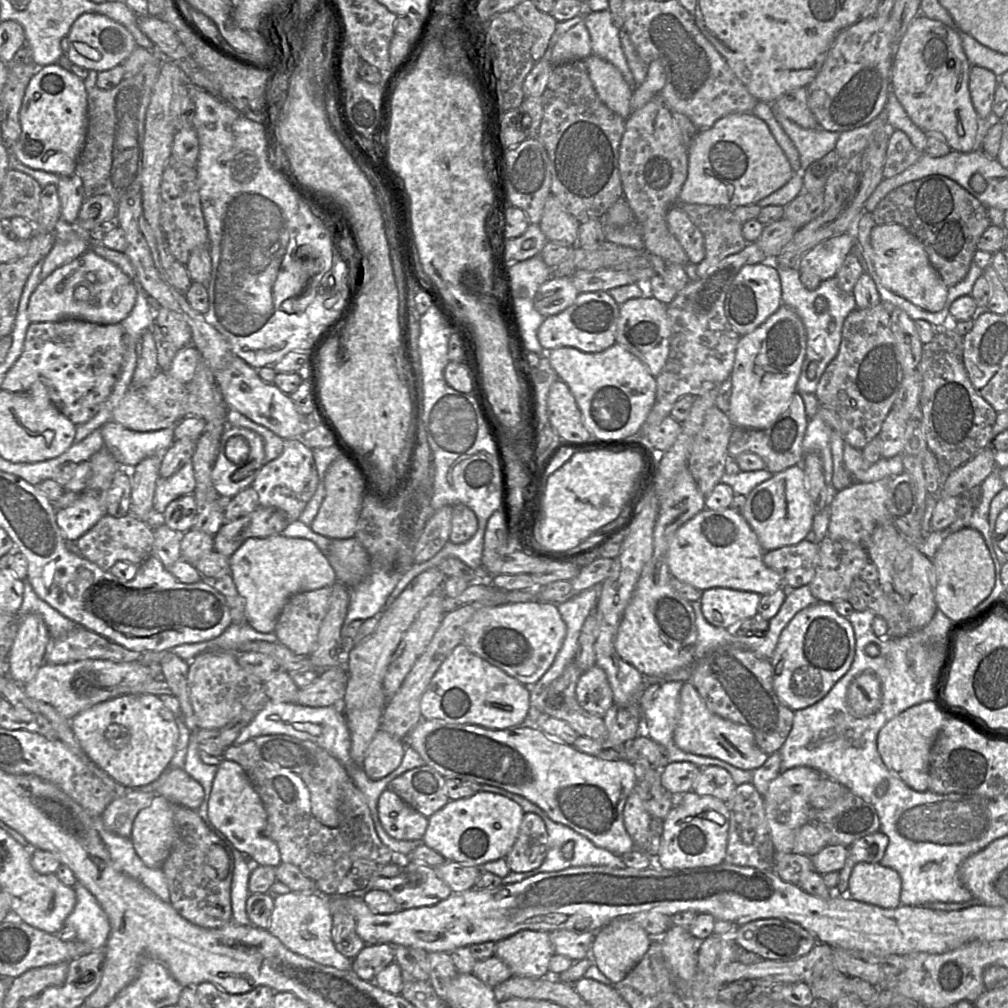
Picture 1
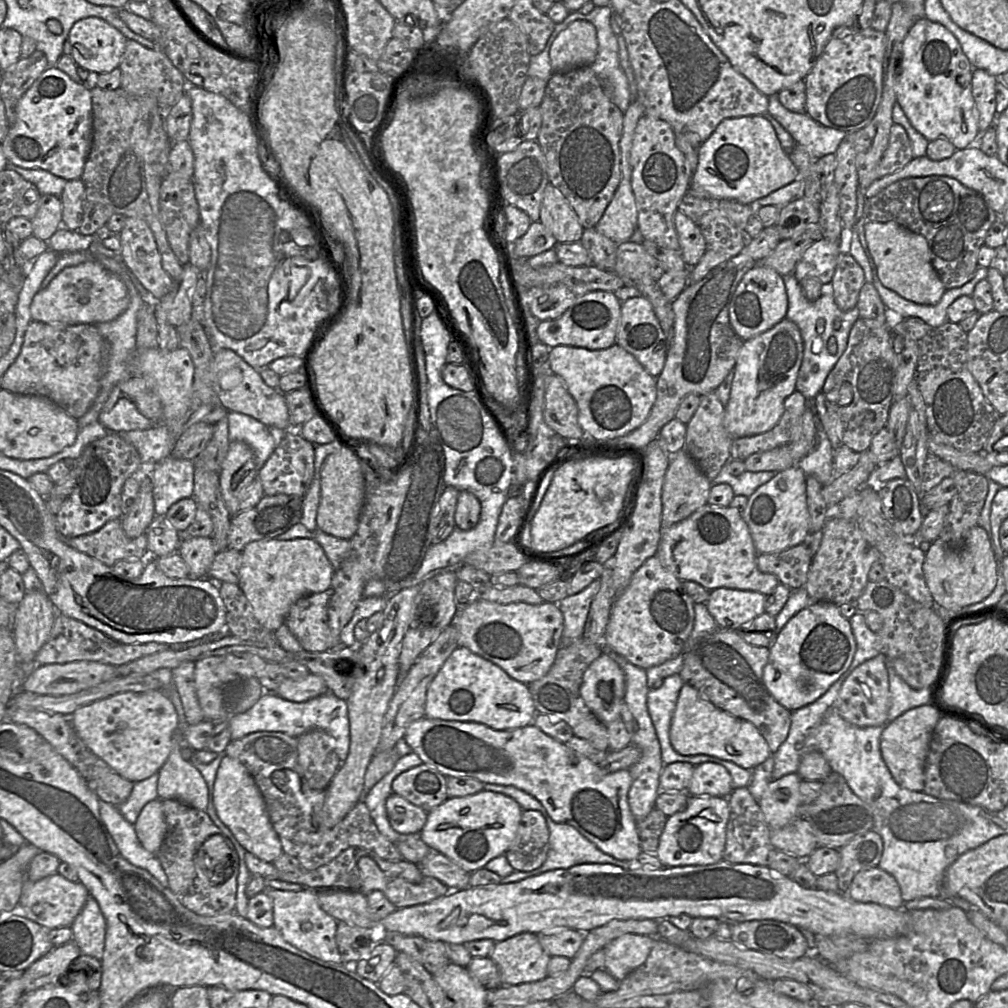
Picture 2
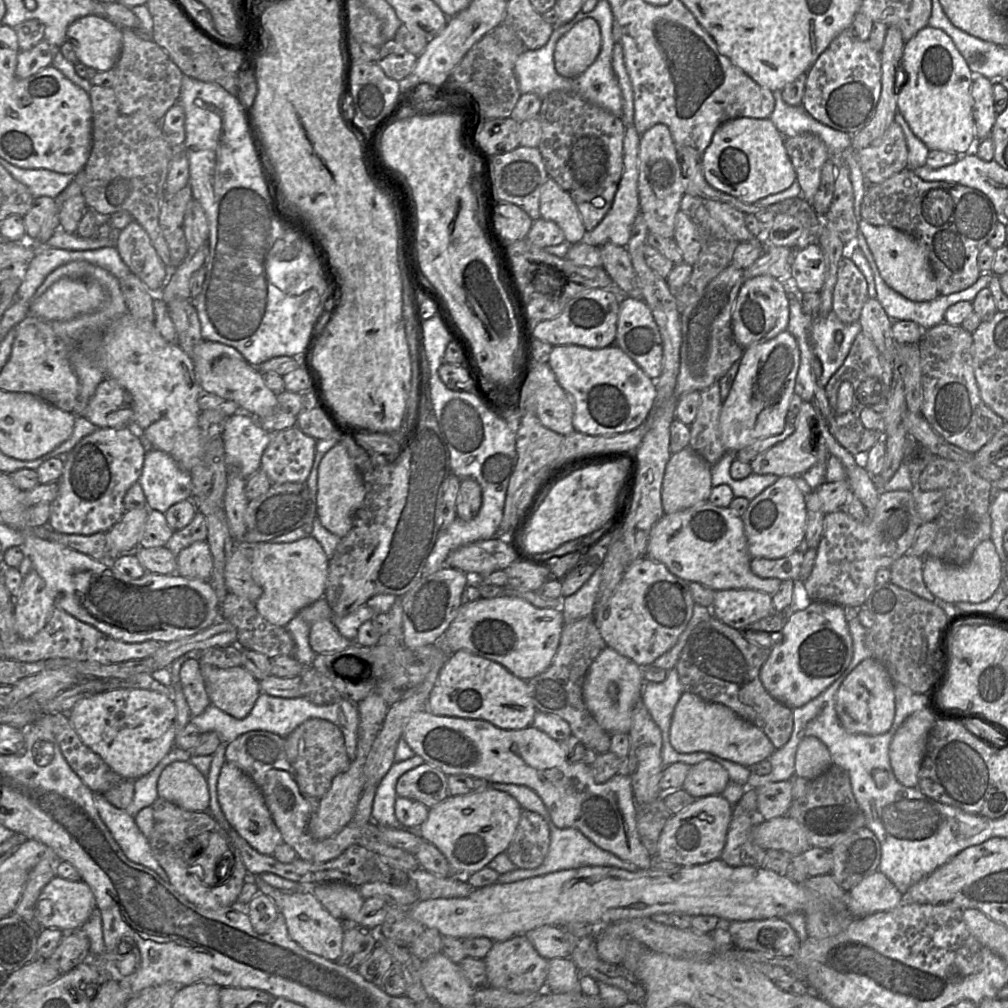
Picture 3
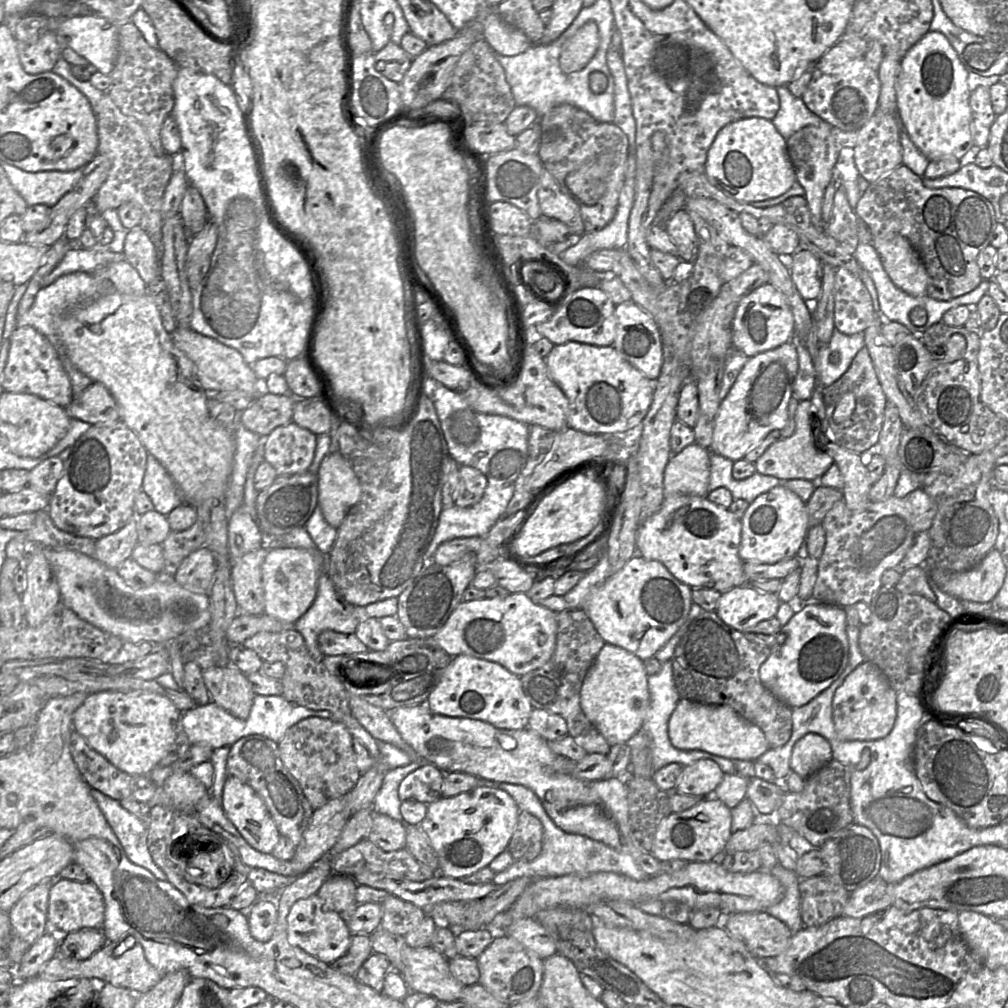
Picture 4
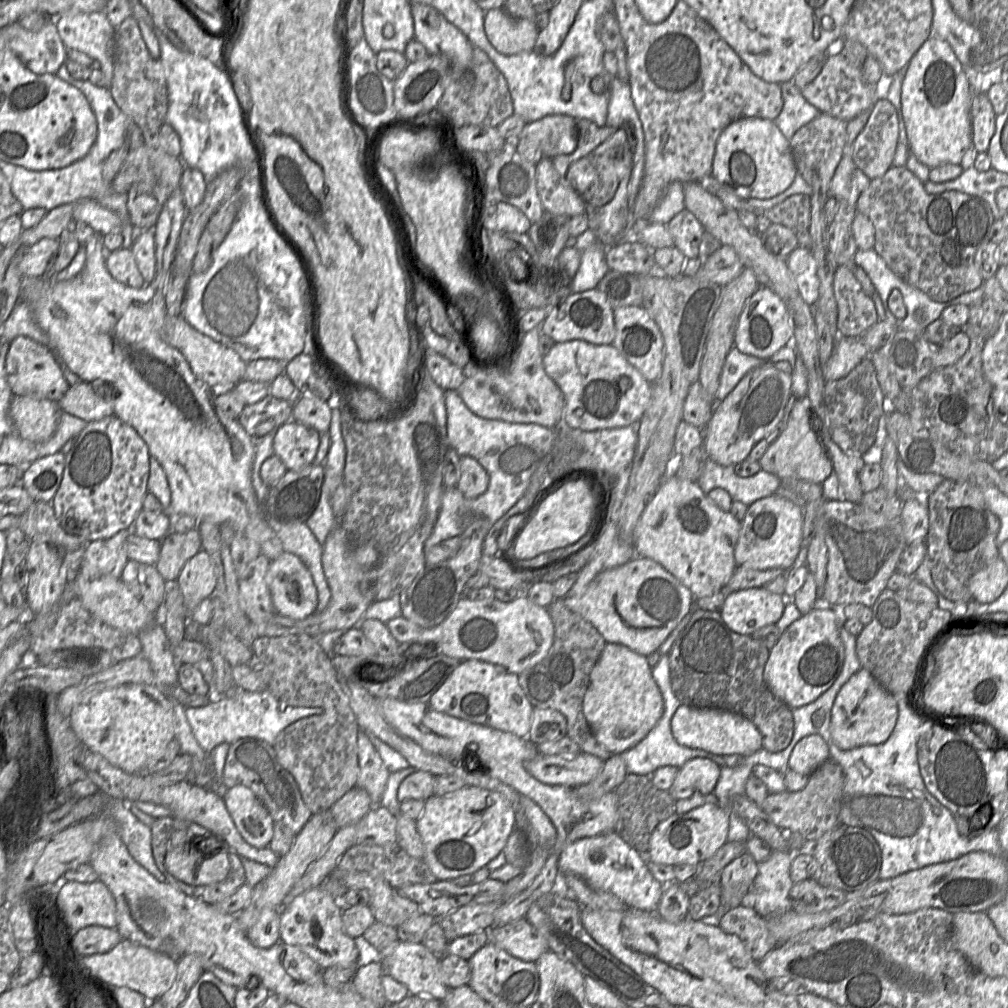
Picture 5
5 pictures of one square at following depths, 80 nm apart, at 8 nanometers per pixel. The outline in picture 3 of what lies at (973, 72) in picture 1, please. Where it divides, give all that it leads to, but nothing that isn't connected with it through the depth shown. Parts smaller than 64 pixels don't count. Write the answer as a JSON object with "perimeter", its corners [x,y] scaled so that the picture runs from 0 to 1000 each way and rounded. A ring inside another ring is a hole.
{"perimeter":[[[974,74],[966,79],[963,85],[965,117],[970,139],[983,135],[988,120],[985,84],[985,80]]]}

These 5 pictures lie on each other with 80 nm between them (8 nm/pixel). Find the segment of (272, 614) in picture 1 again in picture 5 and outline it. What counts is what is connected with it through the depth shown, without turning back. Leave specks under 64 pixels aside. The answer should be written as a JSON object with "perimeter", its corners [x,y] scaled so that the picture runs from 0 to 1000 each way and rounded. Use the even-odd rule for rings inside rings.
{"perimeter":[[[281,548],[267,560],[264,571],[275,610],[302,615],[314,602],[314,584],[304,561],[298,554]]]}

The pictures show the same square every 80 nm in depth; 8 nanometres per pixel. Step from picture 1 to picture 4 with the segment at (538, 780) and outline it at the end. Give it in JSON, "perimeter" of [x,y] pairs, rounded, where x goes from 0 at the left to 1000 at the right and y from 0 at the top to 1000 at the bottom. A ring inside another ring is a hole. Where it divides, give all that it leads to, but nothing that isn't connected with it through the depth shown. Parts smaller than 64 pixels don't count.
{"perimeter":[[[424,697],[392,702],[386,705],[386,710],[398,731],[420,756],[428,757],[439,766],[460,766],[481,774],[521,780],[533,789],[544,810],[558,824],[583,830],[625,848],[643,870],[656,866],[655,854],[639,844],[627,828],[622,781],[618,772],[581,775],[569,770],[571,756],[548,746],[545,735],[526,722],[505,724],[475,713],[441,710],[429,706]]]}

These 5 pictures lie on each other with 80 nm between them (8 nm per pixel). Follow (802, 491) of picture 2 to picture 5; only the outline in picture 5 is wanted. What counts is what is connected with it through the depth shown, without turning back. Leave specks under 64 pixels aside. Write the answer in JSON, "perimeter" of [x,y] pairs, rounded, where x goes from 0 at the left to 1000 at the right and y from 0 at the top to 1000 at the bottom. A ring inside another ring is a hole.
{"perimeter":[[[770,490],[755,494],[742,502],[741,508],[735,517],[734,531],[728,546],[728,554],[731,562],[748,565],[776,564],[780,567],[789,559],[795,545],[797,524],[797,504],[786,497]]]}

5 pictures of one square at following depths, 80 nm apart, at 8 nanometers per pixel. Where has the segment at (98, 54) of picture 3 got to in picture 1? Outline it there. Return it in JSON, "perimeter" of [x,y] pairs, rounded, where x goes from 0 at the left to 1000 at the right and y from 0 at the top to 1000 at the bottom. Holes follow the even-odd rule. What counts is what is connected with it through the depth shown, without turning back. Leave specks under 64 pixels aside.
{"perimeter":[[[96,13],[79,15],[71,24],[66,38],[68,48],[65,55],[71,63],[96,71],[120,64],[136,46],[132,35],[124,26]]]}

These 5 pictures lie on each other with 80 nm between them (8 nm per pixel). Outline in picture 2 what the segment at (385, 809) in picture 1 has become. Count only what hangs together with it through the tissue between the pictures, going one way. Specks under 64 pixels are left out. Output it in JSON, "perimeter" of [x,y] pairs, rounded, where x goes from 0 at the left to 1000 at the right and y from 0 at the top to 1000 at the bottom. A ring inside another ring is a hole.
{"perimeter":[[[393,787],[384,792],[383,804],[389,821],[397,827],[416,828],[425,813],[425,806]]]}

